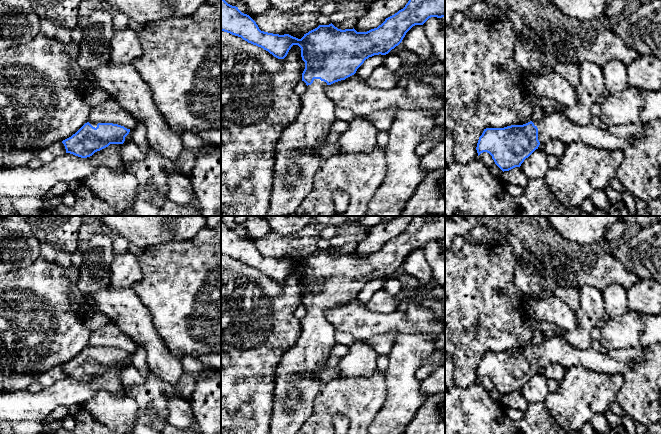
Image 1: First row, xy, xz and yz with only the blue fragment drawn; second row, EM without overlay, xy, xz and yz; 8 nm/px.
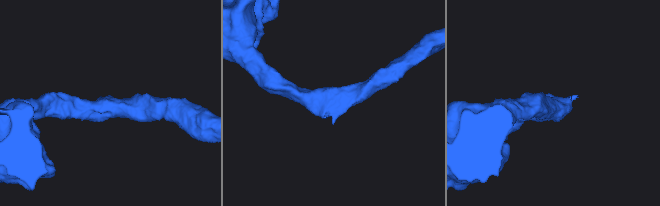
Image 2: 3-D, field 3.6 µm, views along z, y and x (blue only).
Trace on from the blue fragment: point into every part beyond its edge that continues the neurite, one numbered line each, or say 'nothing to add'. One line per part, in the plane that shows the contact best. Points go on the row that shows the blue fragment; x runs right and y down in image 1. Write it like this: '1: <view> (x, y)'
1: xz (295, 148)

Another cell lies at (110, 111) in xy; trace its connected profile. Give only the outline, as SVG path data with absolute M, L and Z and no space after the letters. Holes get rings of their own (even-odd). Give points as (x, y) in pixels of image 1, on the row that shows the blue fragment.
M108 100L100 105L92 107L89 121L94 123L113 123L132 130L137 120L135 116L123 109L116 101Z

